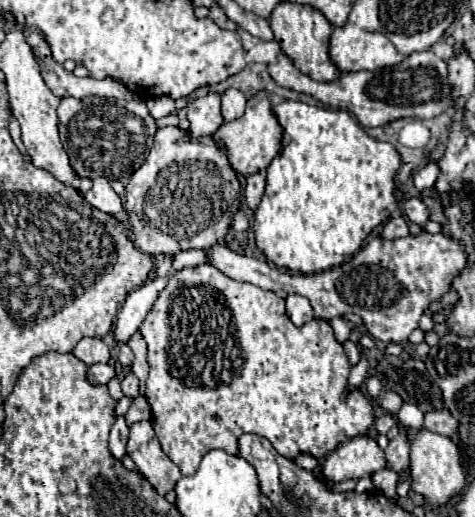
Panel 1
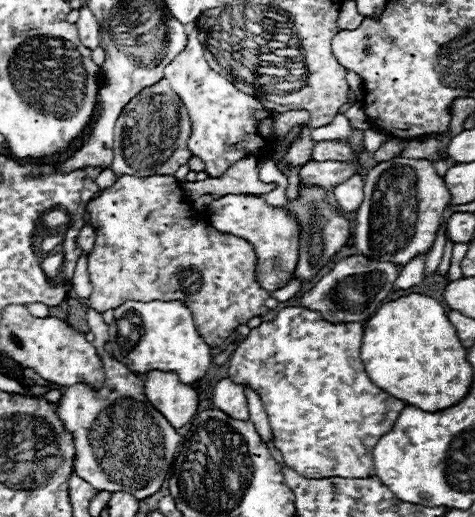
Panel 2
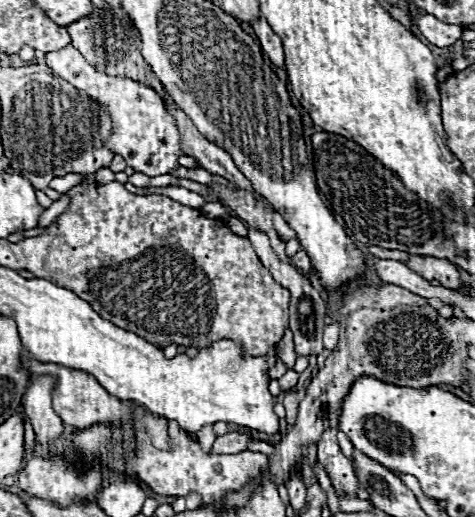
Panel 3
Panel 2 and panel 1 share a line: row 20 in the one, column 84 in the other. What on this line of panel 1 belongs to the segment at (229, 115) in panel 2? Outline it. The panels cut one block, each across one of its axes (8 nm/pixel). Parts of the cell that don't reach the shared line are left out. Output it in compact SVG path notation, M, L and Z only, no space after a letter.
M106 178L94 180L94 182L92 182L92 188L84 194L84 198L86 198L94 208L98 208L98 210L102 210L102 212L106 212L106 214L112 214L112 216L124 210L120 196L112 190L112 186L110 186L110 182L108 182Z

